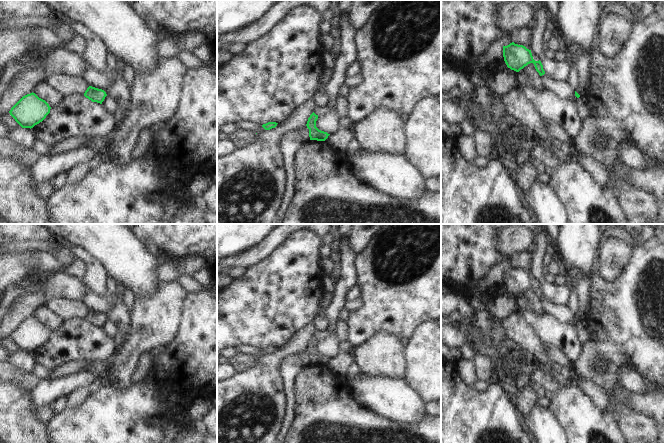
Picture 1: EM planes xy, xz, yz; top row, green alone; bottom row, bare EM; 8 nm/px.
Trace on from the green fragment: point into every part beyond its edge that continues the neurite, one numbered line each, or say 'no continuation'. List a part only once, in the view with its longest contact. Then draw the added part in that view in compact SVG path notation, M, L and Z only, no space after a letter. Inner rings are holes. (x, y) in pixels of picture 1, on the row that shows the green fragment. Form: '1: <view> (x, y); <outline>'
no continuation

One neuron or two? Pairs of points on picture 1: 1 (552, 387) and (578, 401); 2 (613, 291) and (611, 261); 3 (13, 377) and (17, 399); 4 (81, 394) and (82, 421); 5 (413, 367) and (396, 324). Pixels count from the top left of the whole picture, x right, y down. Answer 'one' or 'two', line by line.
1: two
2: two
3: two
4: two
5: two

